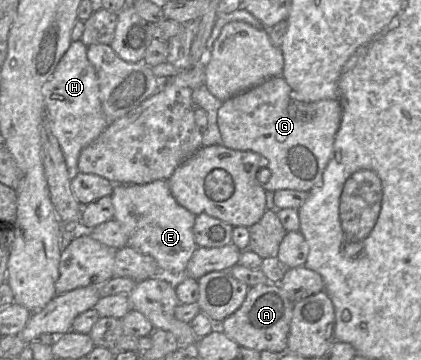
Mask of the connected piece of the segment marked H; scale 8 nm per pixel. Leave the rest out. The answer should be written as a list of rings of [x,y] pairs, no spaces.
[[[81,40],[71,42],[53,73],[44,83],[42,94],[45,100],[46,114],[50,122],[51,131],[60,145],[66,162],[68,176],[72,180],[79,173],[78,159],[81,151],[95,141],[107,127],[107,121],[102,111],[99,96],[97,73],[87,57],[87,46]]]

